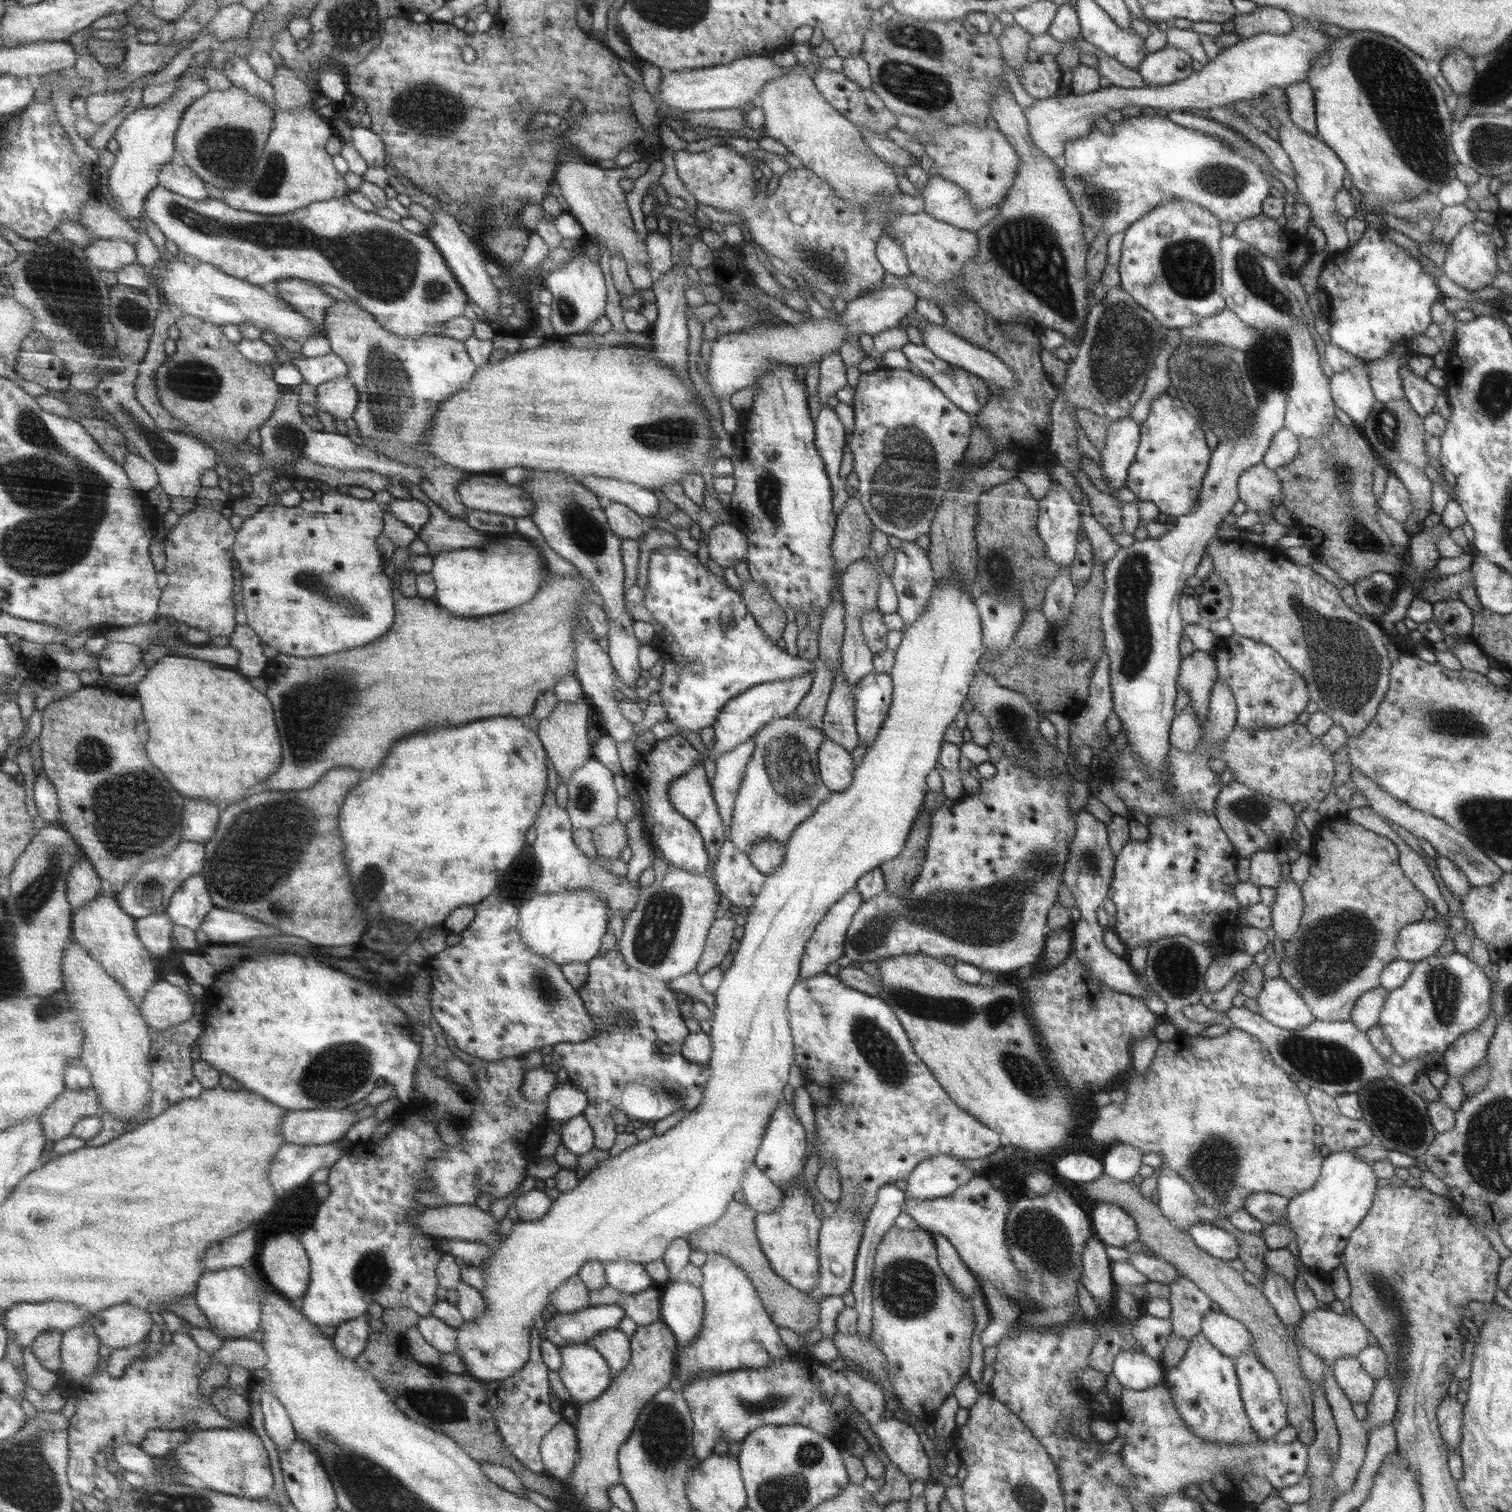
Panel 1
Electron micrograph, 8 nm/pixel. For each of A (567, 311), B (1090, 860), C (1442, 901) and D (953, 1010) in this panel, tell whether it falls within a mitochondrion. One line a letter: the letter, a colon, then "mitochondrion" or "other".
A: mitochondrion
B: mitochondrion
C: other
D: mitochondrion

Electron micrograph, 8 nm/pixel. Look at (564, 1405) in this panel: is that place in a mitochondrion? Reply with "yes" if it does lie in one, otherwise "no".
no

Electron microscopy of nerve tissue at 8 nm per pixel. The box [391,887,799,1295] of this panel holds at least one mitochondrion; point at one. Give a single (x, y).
(544, 988)

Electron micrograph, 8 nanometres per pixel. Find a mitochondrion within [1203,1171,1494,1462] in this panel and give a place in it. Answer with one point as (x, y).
(1386, 1294)

